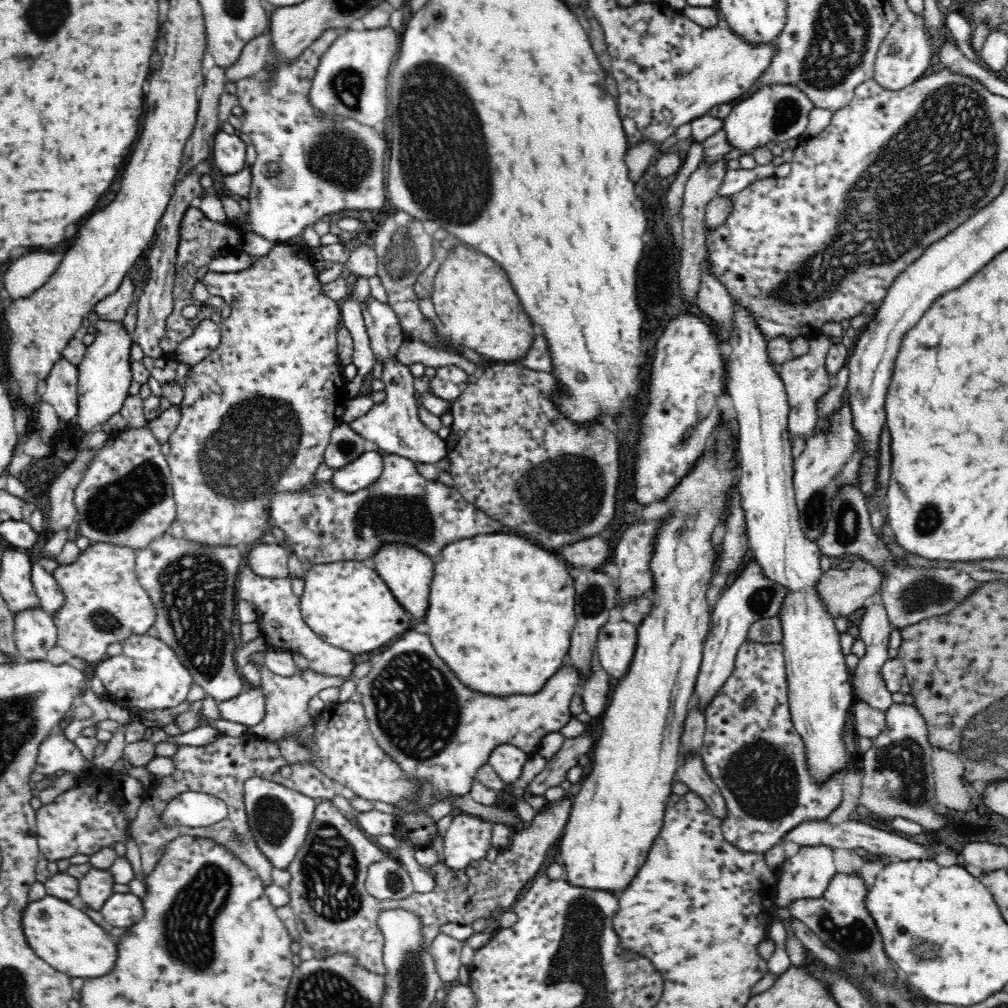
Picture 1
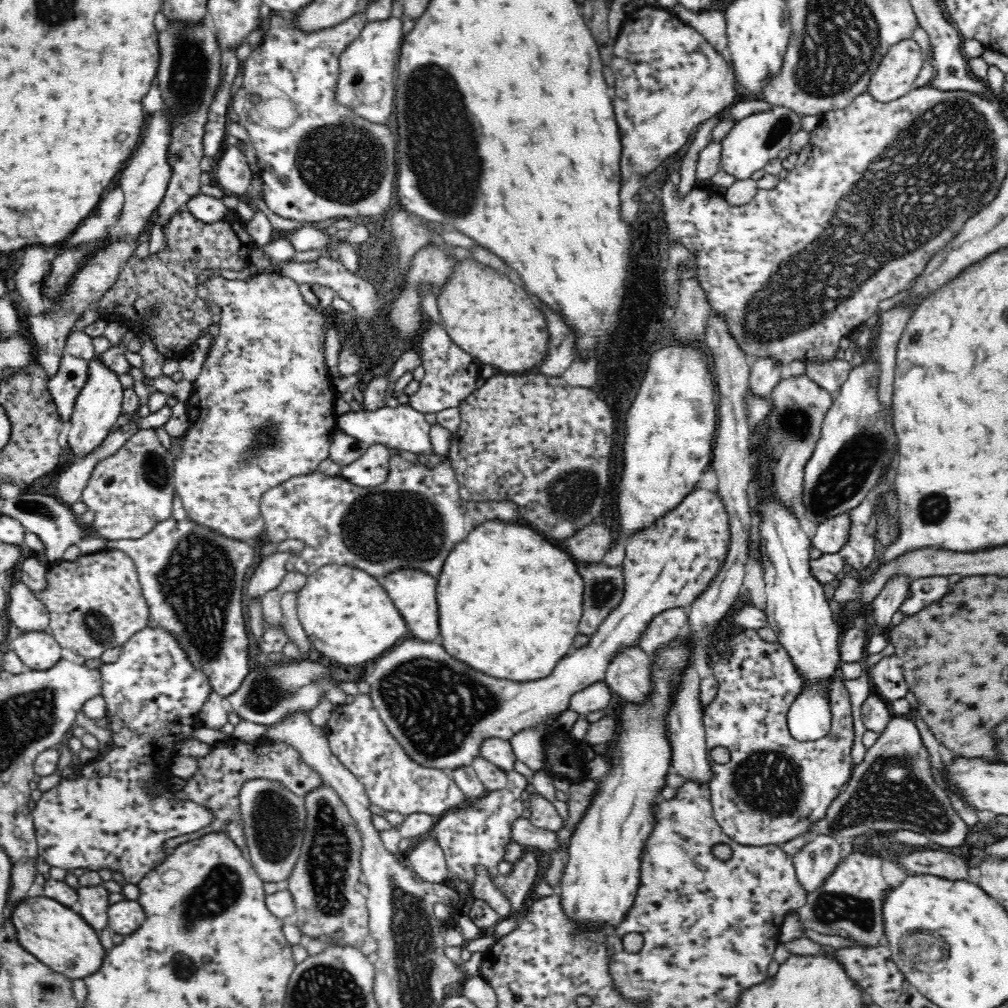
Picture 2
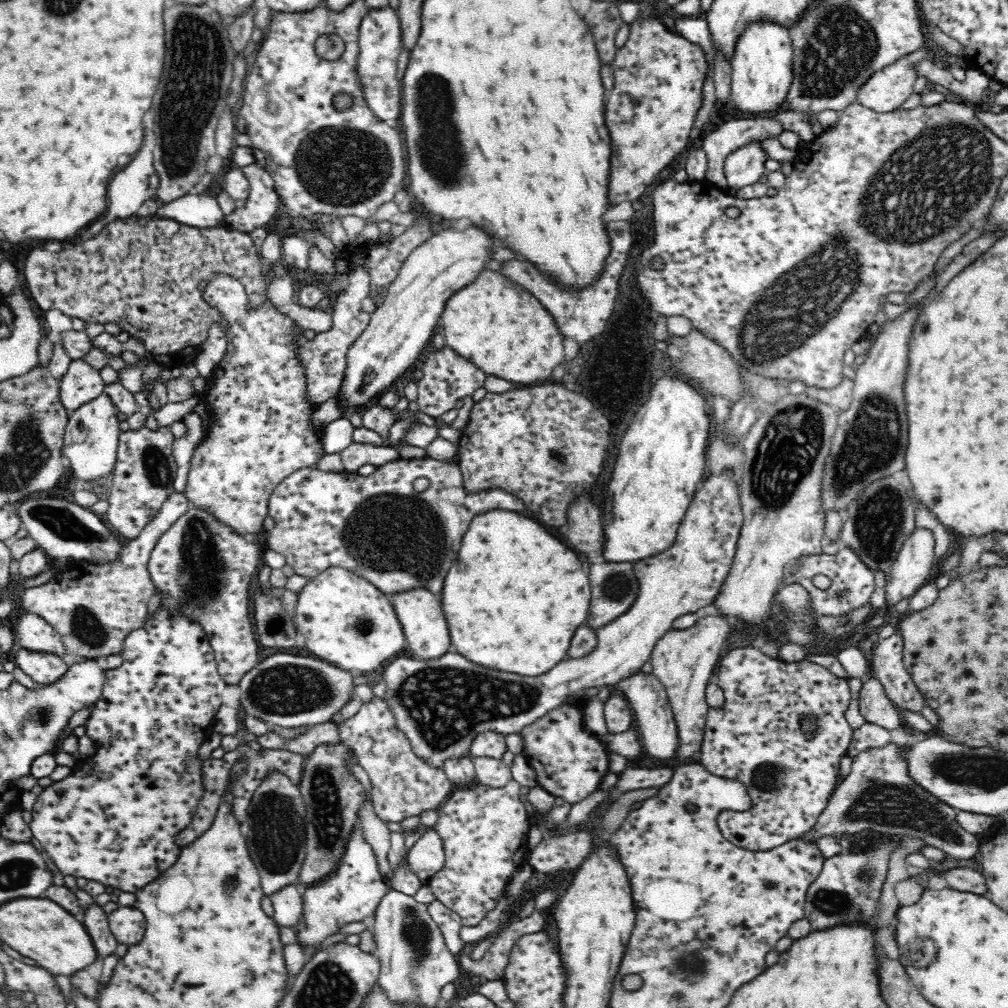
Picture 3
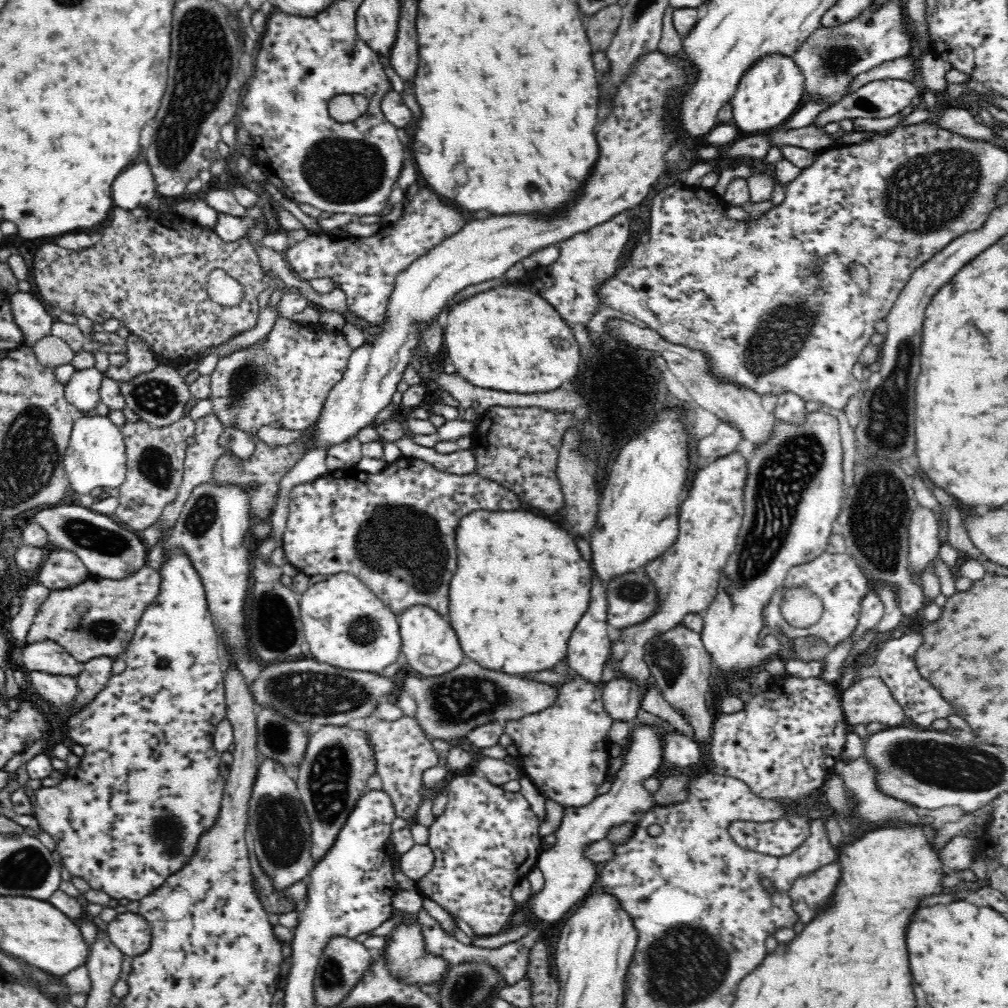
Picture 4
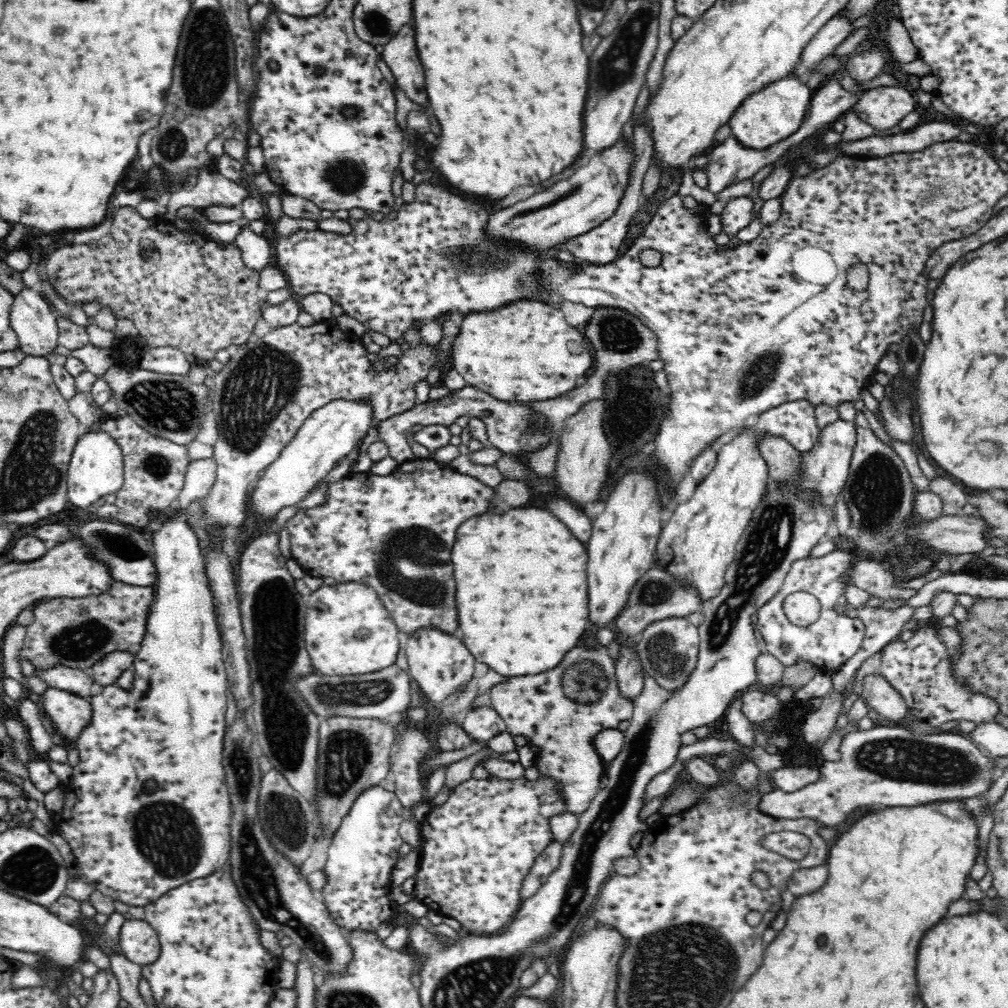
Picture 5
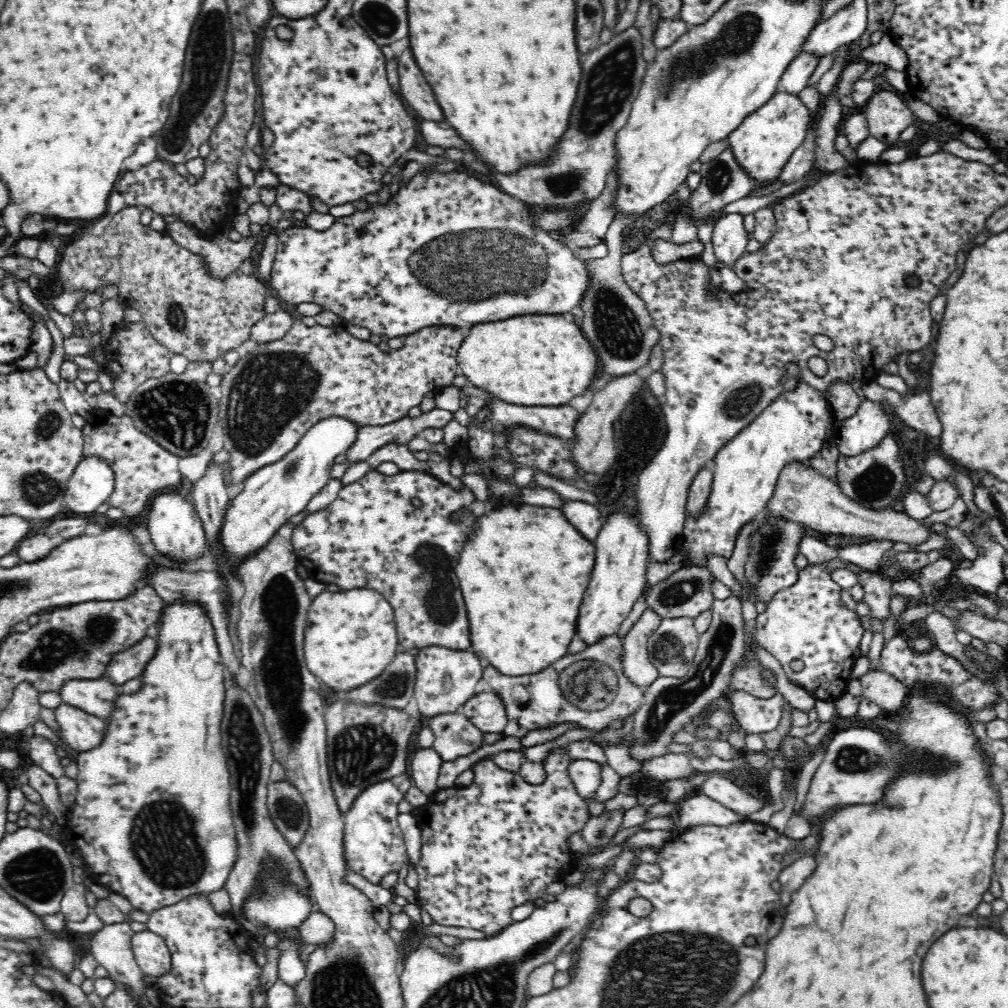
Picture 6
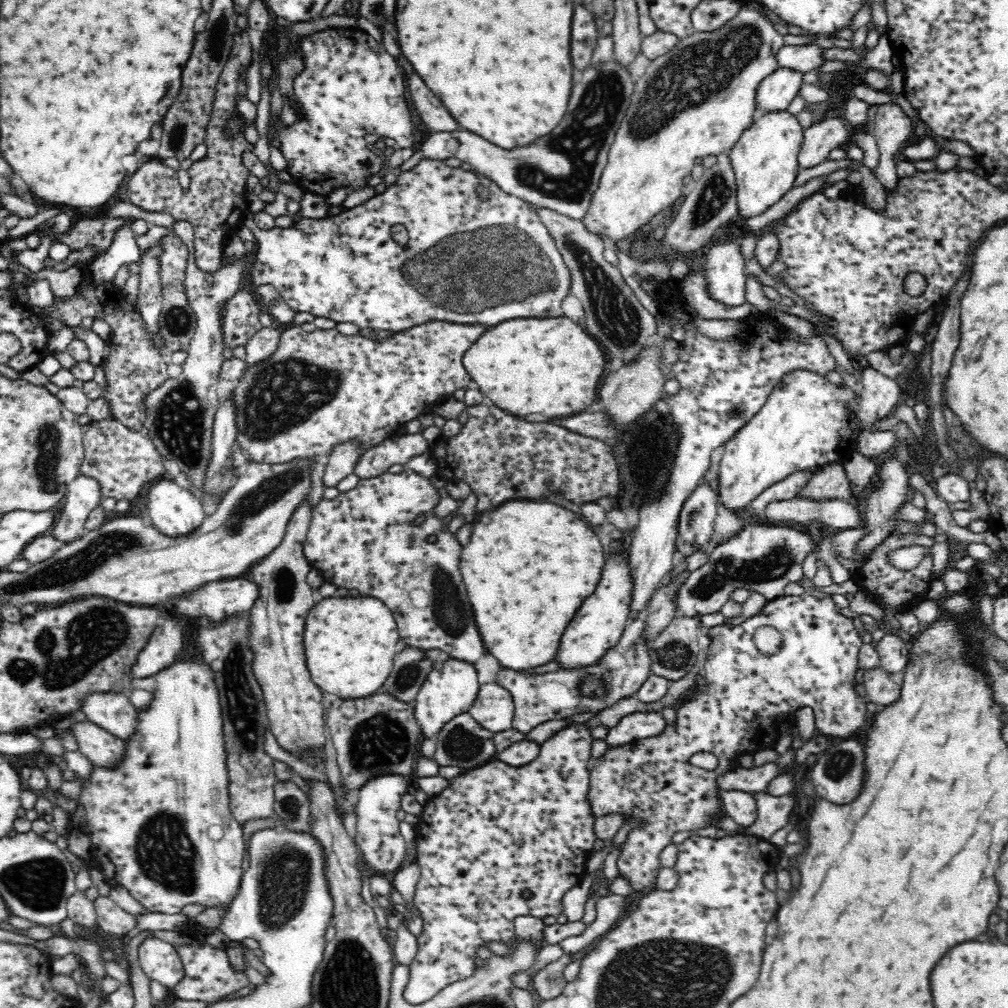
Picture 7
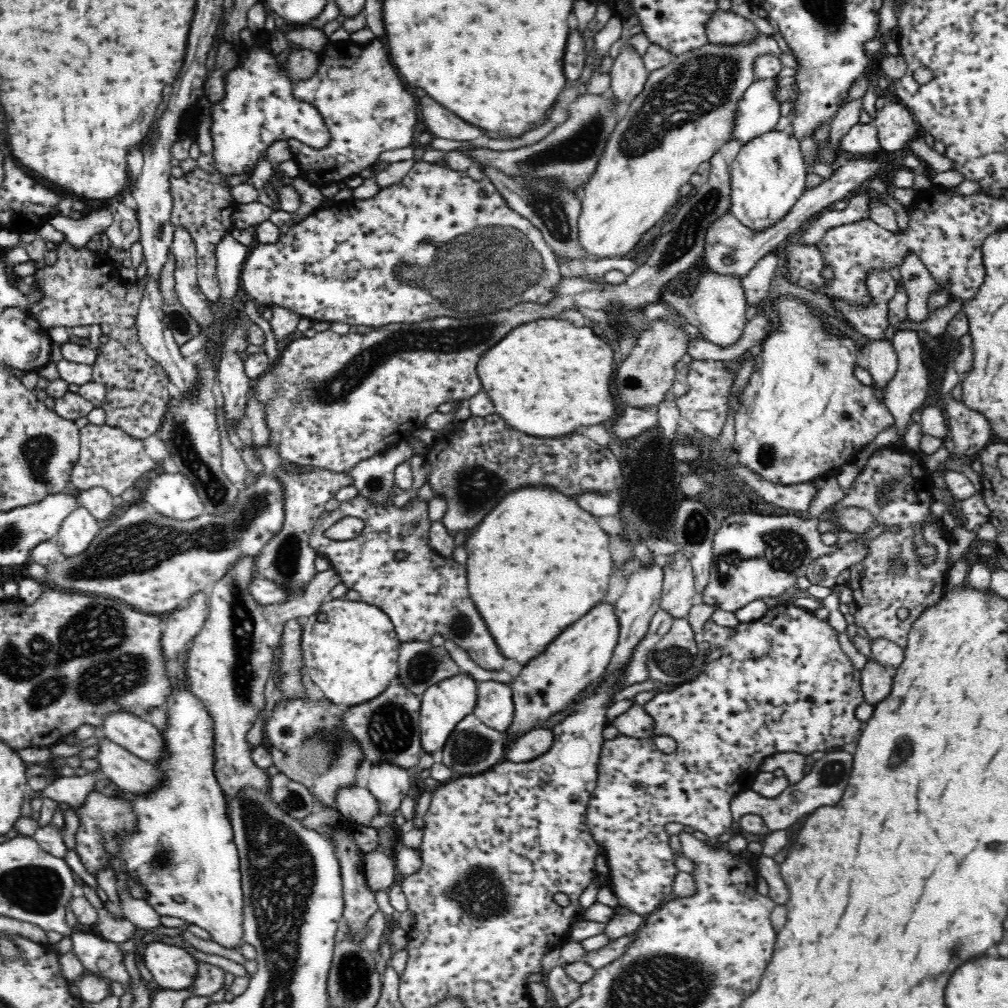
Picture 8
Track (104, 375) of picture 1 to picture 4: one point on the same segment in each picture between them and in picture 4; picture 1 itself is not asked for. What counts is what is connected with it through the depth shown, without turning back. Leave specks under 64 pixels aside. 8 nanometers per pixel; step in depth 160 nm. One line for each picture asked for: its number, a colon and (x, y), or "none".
2: (99, 404)
3: (91, 439)
4: (95, 459)

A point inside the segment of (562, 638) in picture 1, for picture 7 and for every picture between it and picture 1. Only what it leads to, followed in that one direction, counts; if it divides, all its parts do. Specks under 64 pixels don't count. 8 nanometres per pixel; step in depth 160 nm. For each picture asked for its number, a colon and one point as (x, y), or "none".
2: (510, 603)
3: (513, 600)
4: (519, 578)
5: (522, 597)
6: (523, 571)
7: (530, 565)

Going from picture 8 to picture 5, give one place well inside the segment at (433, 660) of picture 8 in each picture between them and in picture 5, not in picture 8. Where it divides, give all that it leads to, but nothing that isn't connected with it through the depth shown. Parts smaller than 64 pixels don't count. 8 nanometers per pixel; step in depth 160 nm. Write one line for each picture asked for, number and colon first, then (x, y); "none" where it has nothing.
5: (377, 695)
6: (395, 686)
7: (411, 666)

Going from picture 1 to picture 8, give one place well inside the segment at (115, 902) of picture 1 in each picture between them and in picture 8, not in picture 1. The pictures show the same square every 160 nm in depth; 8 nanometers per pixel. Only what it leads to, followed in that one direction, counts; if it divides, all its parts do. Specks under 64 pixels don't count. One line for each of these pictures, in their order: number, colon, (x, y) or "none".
2: (126, 917)
3: (127, 925)
4: (130, 933)
5: (139, 941)
6: (152, 954)
7: (160, 961)
8: (173, 967)

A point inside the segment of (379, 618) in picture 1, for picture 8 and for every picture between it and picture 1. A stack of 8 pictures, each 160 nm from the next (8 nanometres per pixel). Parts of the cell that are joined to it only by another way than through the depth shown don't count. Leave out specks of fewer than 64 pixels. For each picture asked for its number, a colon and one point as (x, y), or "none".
2: (348, 617)
3: (346, 621)
4: (346, 625)
5: (348, 632)
6: (351, 637)
7: (349, 642)
8: (349, 649)

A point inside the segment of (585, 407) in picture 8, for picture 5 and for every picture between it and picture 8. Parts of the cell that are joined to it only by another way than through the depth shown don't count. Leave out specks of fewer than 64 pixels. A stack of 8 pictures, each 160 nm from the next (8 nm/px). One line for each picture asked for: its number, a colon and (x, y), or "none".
5: (527, 352)
6: (533, 361)
7: (551, 366)

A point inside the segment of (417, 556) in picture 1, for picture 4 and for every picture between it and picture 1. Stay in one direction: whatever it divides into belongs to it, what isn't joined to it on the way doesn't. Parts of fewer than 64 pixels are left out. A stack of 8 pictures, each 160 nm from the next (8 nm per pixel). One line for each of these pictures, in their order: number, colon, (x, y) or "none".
2: (413, 592)
3: (420, 613)
4: (429, 644)

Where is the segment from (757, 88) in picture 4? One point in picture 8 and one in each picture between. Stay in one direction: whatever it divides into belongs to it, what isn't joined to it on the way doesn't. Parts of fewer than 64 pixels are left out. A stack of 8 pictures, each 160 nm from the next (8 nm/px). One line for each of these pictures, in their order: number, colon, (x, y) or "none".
5: (768, 117)
6: (762, 144)
7: (765, 162)
8: (768, 175)

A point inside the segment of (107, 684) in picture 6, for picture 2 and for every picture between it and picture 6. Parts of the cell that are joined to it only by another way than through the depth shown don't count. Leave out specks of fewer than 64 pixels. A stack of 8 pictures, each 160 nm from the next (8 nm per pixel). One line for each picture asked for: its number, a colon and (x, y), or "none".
2: (29, 615)
3: (33, 633)
4: (47, 657)
5: (78, 682)

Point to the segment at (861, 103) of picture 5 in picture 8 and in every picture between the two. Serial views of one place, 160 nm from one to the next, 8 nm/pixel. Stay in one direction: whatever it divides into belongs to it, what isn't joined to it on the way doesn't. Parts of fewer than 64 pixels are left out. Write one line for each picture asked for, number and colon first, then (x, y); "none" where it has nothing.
6: (887, 115)
7: (892, 127)
8: (895, 126)

